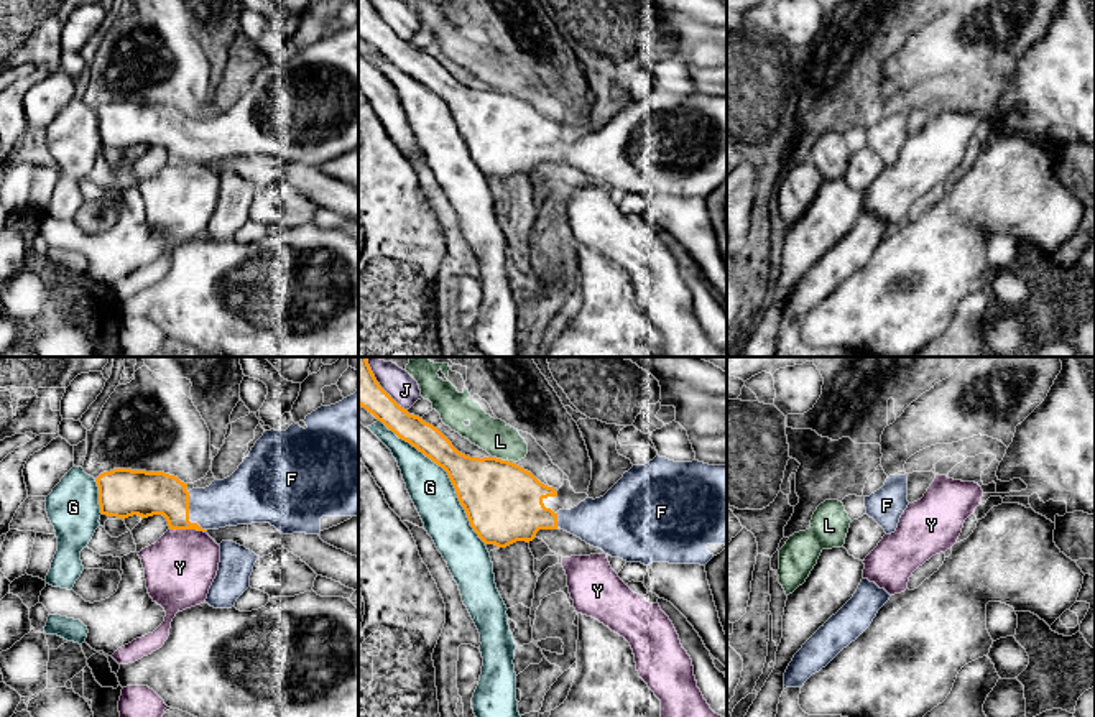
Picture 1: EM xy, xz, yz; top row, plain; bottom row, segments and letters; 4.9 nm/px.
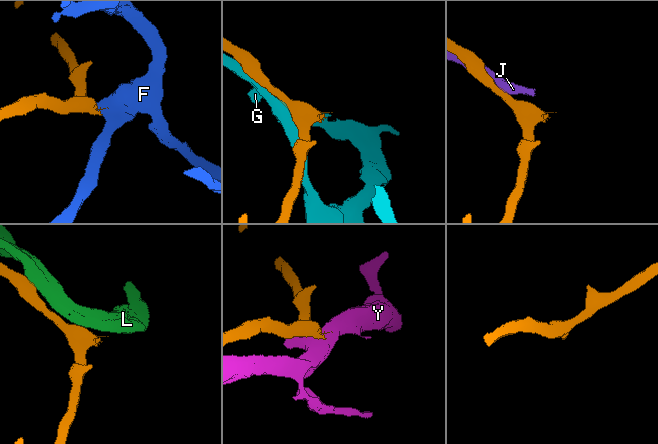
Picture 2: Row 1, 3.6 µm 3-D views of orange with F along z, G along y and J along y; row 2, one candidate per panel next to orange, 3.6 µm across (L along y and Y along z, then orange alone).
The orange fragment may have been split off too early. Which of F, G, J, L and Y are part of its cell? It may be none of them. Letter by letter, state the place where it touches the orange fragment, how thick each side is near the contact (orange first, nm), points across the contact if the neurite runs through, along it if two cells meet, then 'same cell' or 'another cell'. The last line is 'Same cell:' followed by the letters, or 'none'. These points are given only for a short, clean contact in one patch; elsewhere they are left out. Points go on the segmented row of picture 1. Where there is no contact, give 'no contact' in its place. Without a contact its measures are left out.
F: contact xy (188, 515); calibres 220 and 240 nm; way xy (145, 494), (165, 494), (188, 515), (198, 508), (235, 500); same cell
G: contact xz (448, 474); calibres 320 and 220 nm; another cell
J: contact xz (378, 385); calibres 180 and 150 nm; another cell
L: contact xz (498, 459); calibres 380 and 170 nm; another cell
Y: contact xy (186, 528); calibres 220 and 360 nm; another cell
Same cell: F

